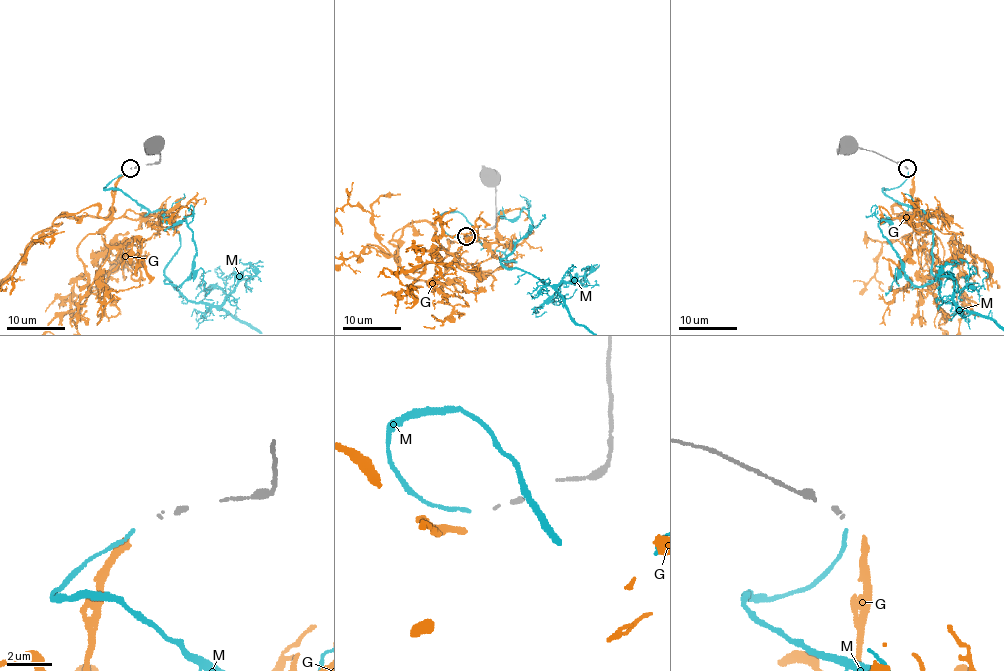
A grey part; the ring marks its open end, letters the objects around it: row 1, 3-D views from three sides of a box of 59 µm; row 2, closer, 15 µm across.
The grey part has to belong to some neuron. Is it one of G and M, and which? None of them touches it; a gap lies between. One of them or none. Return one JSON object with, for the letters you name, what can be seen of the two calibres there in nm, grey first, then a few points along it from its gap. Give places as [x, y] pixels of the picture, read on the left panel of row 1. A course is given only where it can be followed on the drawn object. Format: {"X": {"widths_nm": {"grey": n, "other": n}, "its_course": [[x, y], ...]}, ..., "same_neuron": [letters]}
{"M": {"widths_nm": {"grey": 90, "other": 140}}, "same_neuron": ["M"]}

